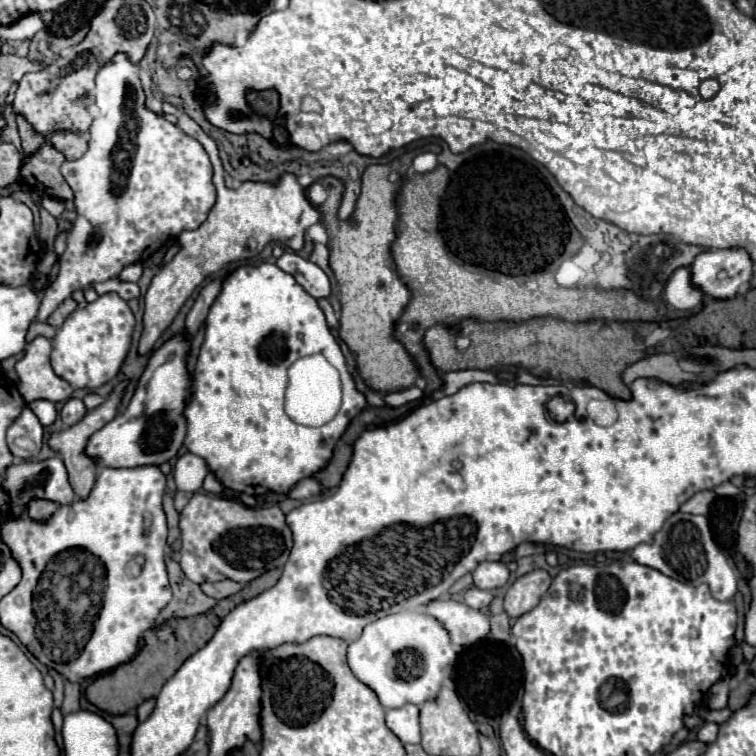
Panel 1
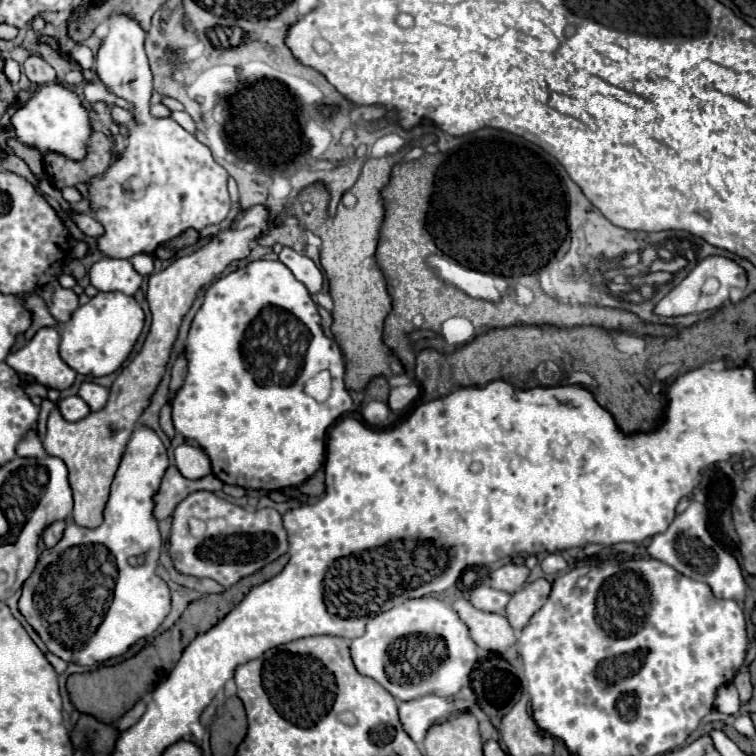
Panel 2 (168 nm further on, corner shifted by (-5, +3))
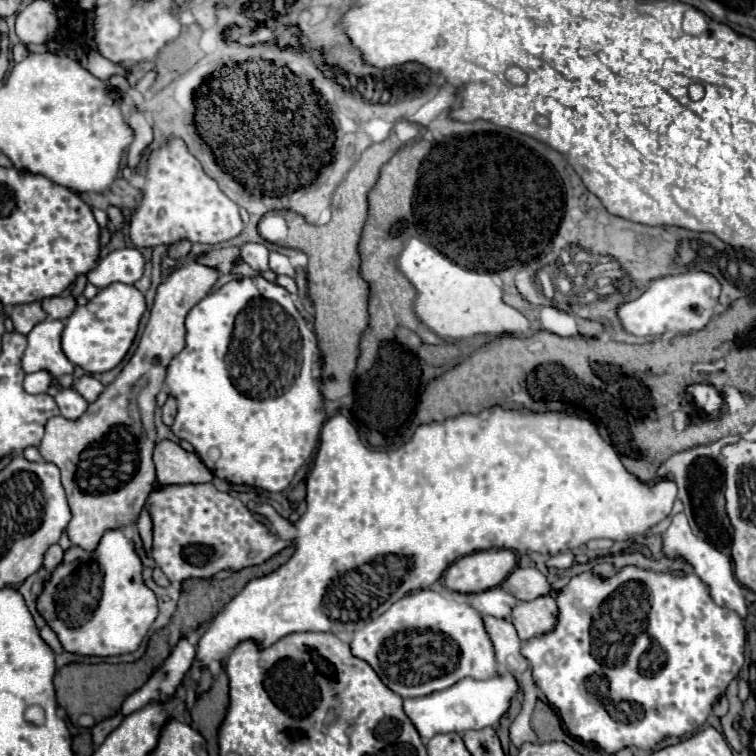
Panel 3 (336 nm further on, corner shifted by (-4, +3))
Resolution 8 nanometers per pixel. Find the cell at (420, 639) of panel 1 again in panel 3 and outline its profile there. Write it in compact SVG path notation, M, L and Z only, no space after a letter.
M420 590L404 596L402 602L394 602L382 616L370 620L364 628L356 630L350 646L352 654L366 660L380 676L380 680L402 698L426 696L438 690L446 690L468 676L482 680L492 678L500 672L494 656L494 646L490 644L490 636L486 636L482 614L470 608L470 604L466 602L456 602L434 590Z

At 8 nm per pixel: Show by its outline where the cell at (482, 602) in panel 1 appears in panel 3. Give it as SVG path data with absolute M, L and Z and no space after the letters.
M500 586L484 590L480 594L472 594L468 600L482 616L494 616L494 618L510 618L512 608L518 604L518 600L508 592L502 592Z

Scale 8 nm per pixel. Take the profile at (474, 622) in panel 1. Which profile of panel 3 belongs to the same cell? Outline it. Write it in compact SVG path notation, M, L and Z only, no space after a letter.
M486 616L484 624L494 644L498 664L502 664L506 670L514 674L522 674L524 670L528 670L528 660L520 654L522 640L518 638L514 624L510 620L500 620L492 616Z

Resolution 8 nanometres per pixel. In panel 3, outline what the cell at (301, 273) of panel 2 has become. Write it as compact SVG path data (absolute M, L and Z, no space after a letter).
M270 252L268 256L268 266L274 274L286 274L286 276L294 276L294 268L290 264L290 260L278 252Z

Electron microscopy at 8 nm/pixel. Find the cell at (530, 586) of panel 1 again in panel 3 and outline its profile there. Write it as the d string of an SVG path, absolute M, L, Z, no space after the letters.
M552 596L520 602L512 612L512 624L522 642L552 632L558 622L558 604Z

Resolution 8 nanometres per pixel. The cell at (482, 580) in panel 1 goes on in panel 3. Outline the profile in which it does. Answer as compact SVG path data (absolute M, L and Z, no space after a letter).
M516 568L502 584L506 592L516 596L518 600L534 600L538 596L548 596L552 592L552 584L538 568Z

